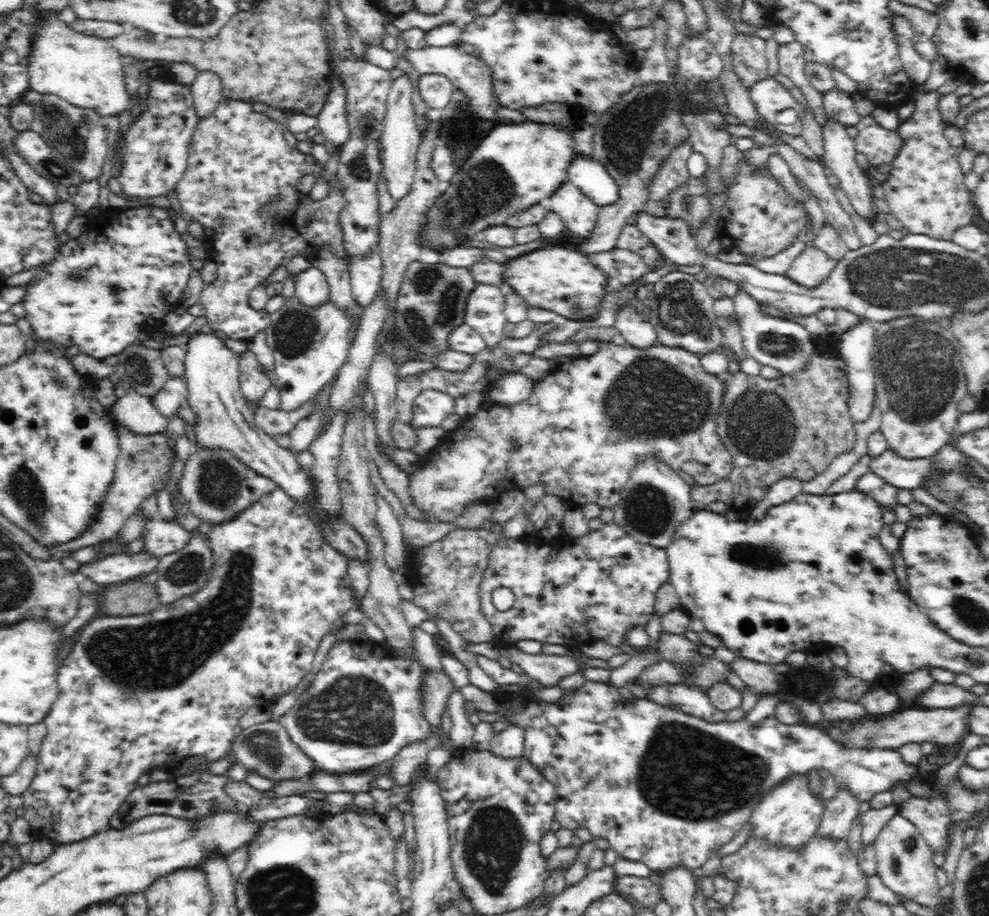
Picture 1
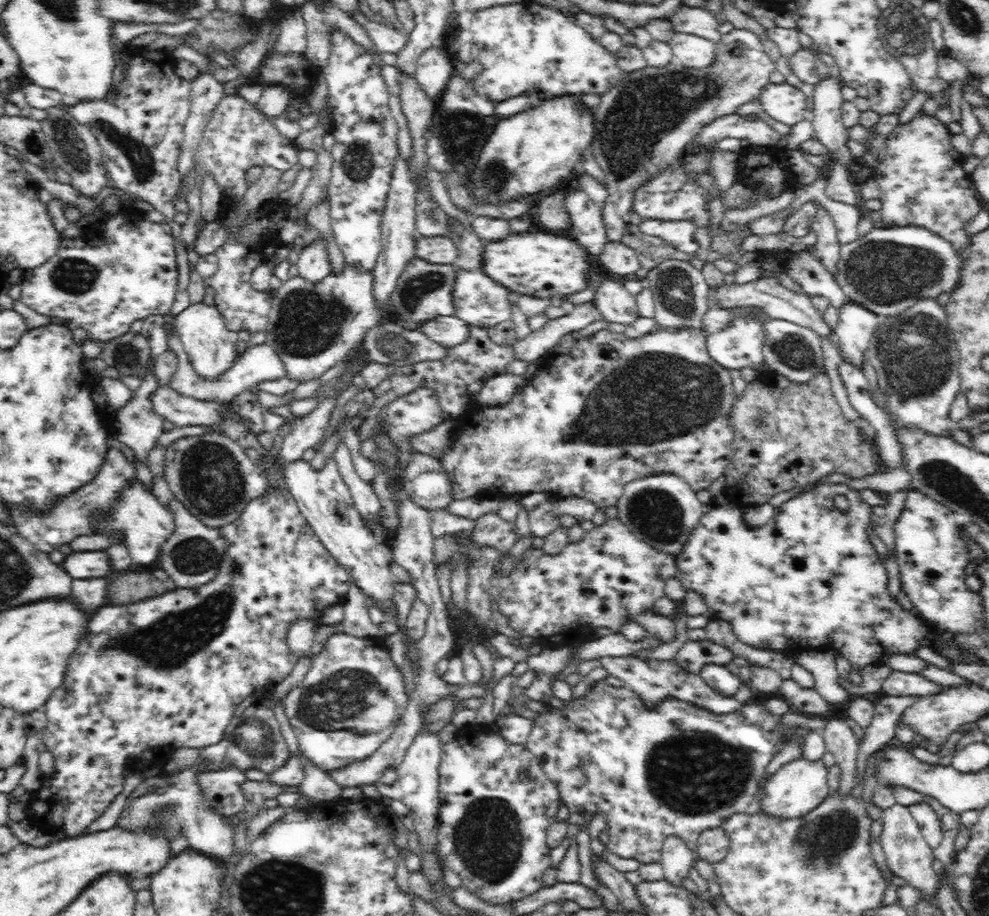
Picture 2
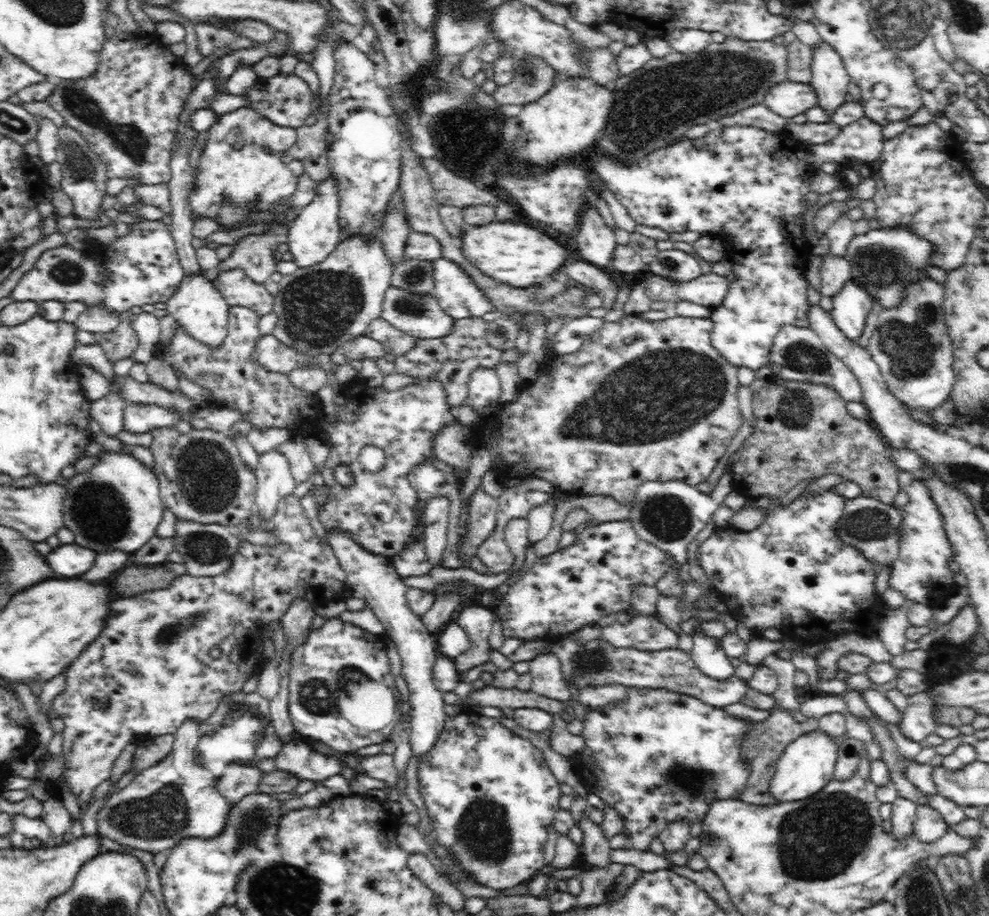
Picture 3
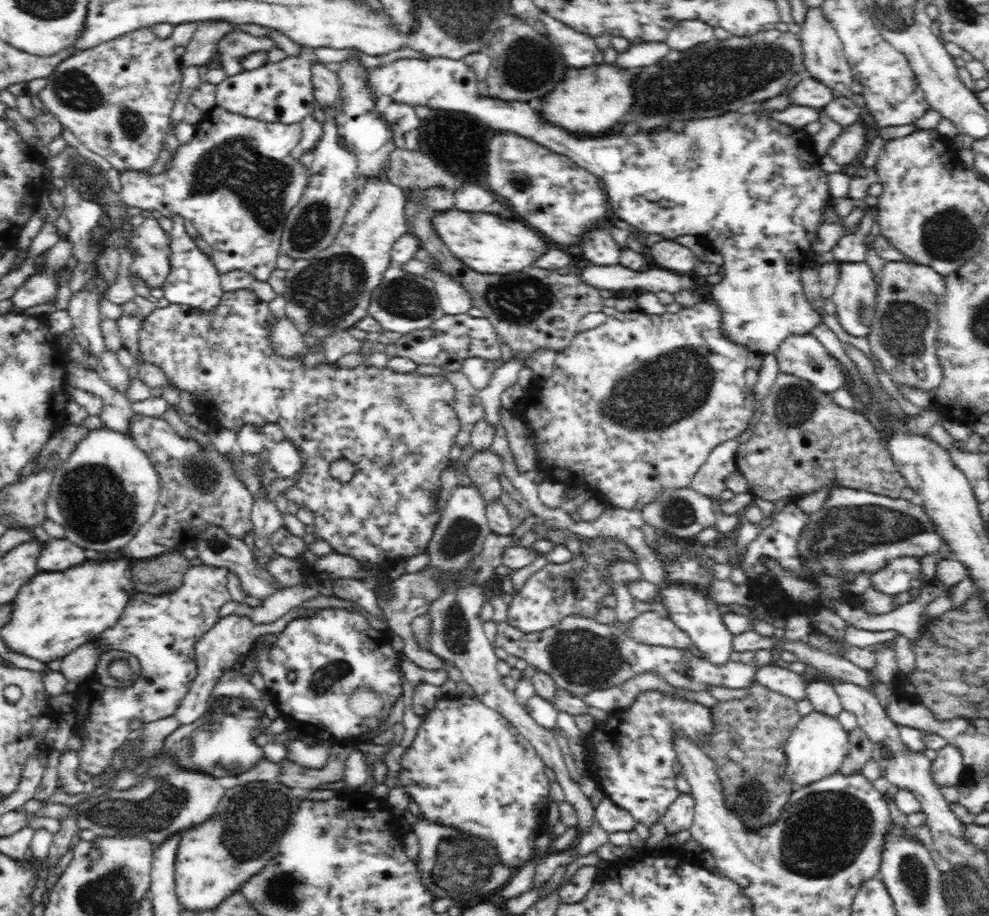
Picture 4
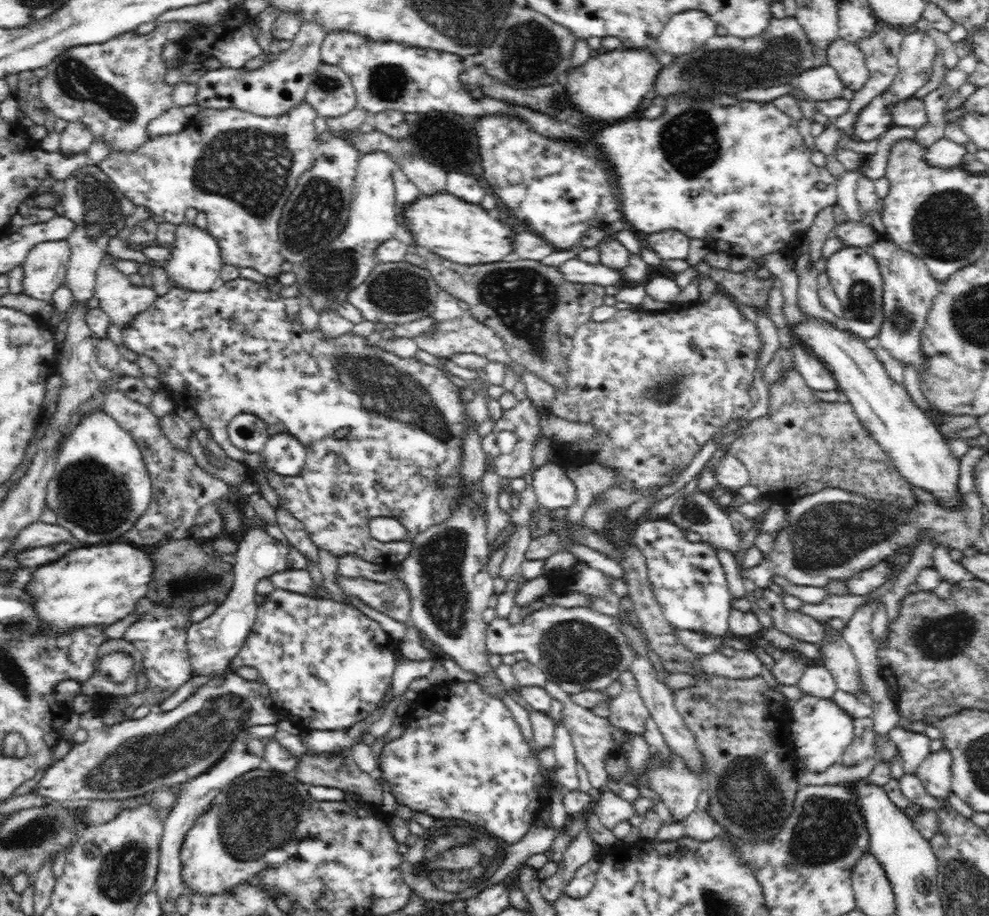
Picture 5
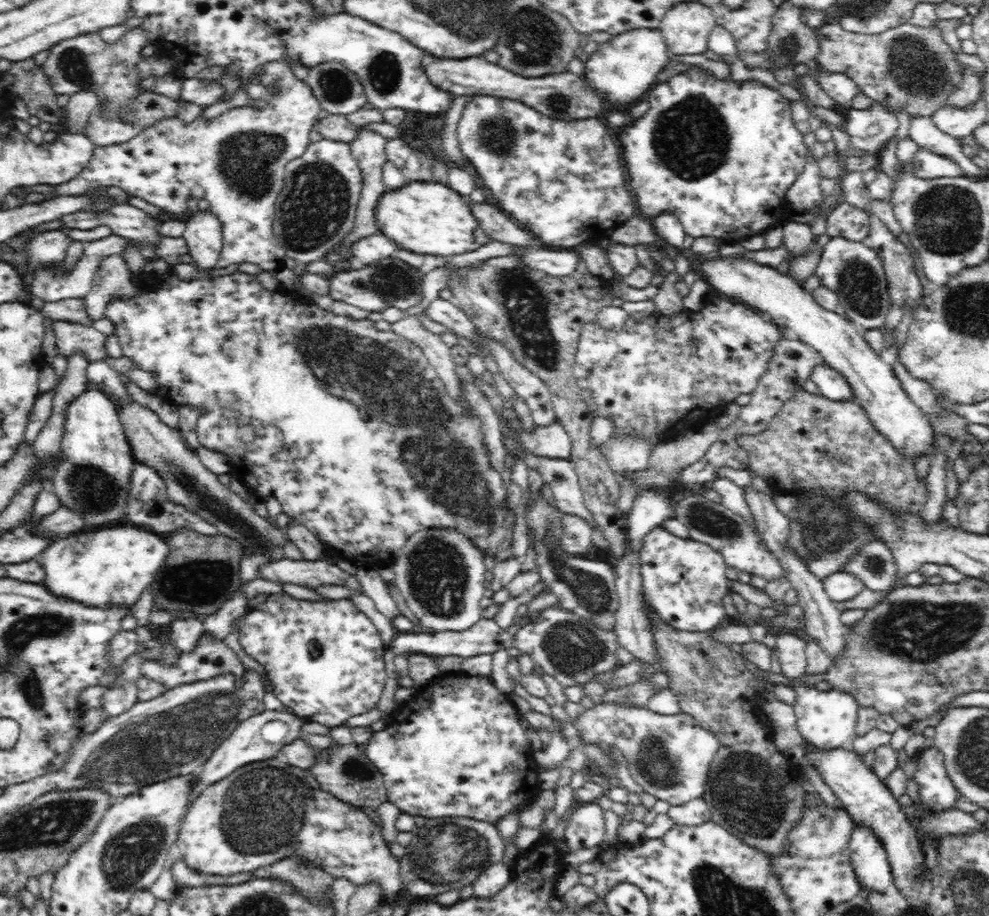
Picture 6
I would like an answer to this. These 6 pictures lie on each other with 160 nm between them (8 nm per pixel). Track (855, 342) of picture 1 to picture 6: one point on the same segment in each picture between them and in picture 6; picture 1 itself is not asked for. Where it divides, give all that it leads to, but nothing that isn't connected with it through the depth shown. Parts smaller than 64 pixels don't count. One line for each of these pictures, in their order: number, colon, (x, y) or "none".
2: (856, 327)
3: (851, 306)
4: (855, 294)
5: (855, 275)
6: (854, 272)

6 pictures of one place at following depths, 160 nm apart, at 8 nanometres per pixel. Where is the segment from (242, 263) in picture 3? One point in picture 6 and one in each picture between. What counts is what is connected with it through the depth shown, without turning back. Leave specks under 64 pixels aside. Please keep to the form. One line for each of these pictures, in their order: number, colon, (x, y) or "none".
4: (236, 181)
5: (238, 168)
6: (236, 162)

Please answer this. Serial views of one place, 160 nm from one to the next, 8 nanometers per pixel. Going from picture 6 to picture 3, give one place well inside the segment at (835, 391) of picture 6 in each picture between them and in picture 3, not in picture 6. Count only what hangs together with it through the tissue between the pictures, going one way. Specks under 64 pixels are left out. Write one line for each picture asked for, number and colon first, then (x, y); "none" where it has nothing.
3: (797, 354)
4: (804, 356)
5: (813, 370)

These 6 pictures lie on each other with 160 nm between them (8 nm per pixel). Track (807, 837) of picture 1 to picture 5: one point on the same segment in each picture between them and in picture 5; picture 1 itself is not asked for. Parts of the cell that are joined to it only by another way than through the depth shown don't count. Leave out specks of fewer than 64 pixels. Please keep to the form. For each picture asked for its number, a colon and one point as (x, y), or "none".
2: (797, 787)
3: (806, 766)
4: (815, 748)
5: (821, 732)

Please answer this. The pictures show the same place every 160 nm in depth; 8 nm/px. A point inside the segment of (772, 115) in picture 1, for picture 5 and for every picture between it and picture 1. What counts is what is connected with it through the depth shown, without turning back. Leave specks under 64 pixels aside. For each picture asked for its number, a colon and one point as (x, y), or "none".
2: (785, 103)
3: (788, 99)
4: (809, 92)
5: (819, 84)

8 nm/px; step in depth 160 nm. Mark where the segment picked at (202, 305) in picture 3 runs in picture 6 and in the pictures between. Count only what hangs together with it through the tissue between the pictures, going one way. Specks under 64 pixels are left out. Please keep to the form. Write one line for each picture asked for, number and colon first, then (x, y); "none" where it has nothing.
4: (194, 281)
5: (195, 262)
6: (203, 234)

